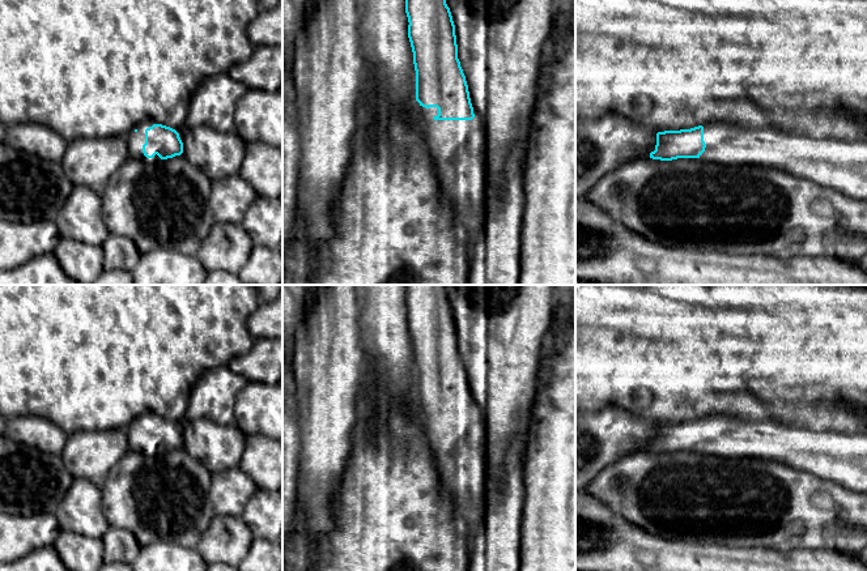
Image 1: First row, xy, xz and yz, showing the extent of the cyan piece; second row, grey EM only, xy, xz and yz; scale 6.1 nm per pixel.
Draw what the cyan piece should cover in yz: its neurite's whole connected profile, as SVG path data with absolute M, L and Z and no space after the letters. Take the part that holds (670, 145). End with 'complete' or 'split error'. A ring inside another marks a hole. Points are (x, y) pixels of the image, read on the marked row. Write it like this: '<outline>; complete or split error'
M724 122L656 132L653 159L700 158L726 166L781 169L867 203L867 141L815 139L774 125L741 127Z; split error

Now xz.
M405 0L408 38L416 71L416 110L422 127L433 172L443 199L456 213L464 231L464 248L471 263L472 248L485 218L485 131L472 107L466 76L458 59L455 25L447 0Z; split error

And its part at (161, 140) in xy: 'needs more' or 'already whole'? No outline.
needs more

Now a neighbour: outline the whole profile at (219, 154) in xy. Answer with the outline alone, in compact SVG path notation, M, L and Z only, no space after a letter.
M209 125L180 127L183 155L212 182L238 174L246 154L246 144L233 129L216 131Z

